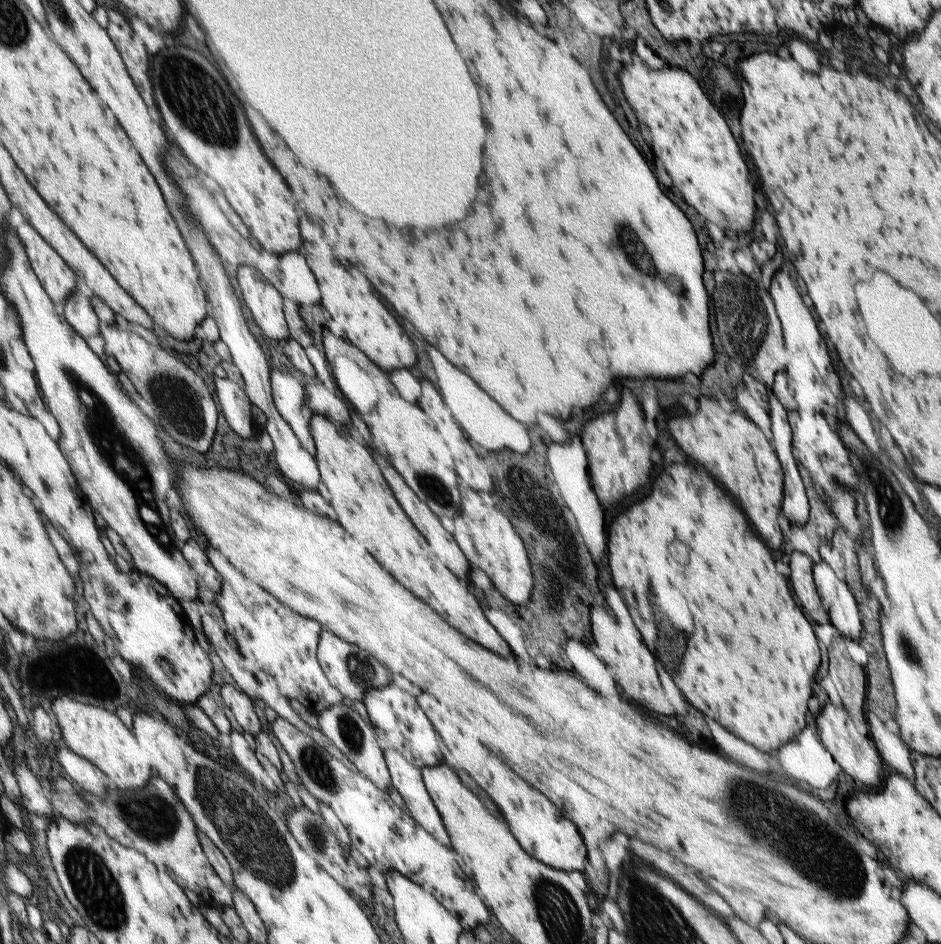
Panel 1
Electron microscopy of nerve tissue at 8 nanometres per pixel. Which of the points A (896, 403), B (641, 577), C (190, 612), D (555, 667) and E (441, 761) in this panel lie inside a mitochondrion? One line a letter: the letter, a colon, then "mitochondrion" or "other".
A: other
B: other
C: other
D: other
E: other

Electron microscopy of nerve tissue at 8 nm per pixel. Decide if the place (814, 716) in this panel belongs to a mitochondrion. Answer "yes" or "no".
no

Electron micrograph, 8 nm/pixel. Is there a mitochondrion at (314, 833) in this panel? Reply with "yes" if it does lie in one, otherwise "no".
yes

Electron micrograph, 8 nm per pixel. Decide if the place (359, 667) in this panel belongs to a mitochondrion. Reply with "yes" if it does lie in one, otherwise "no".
yes

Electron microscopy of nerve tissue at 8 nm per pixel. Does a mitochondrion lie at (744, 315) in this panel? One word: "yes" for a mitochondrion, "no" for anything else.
yes

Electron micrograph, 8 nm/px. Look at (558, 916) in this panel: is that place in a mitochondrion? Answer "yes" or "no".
yes

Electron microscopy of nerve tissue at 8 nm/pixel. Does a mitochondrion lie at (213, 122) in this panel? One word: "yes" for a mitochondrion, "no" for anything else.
yes

